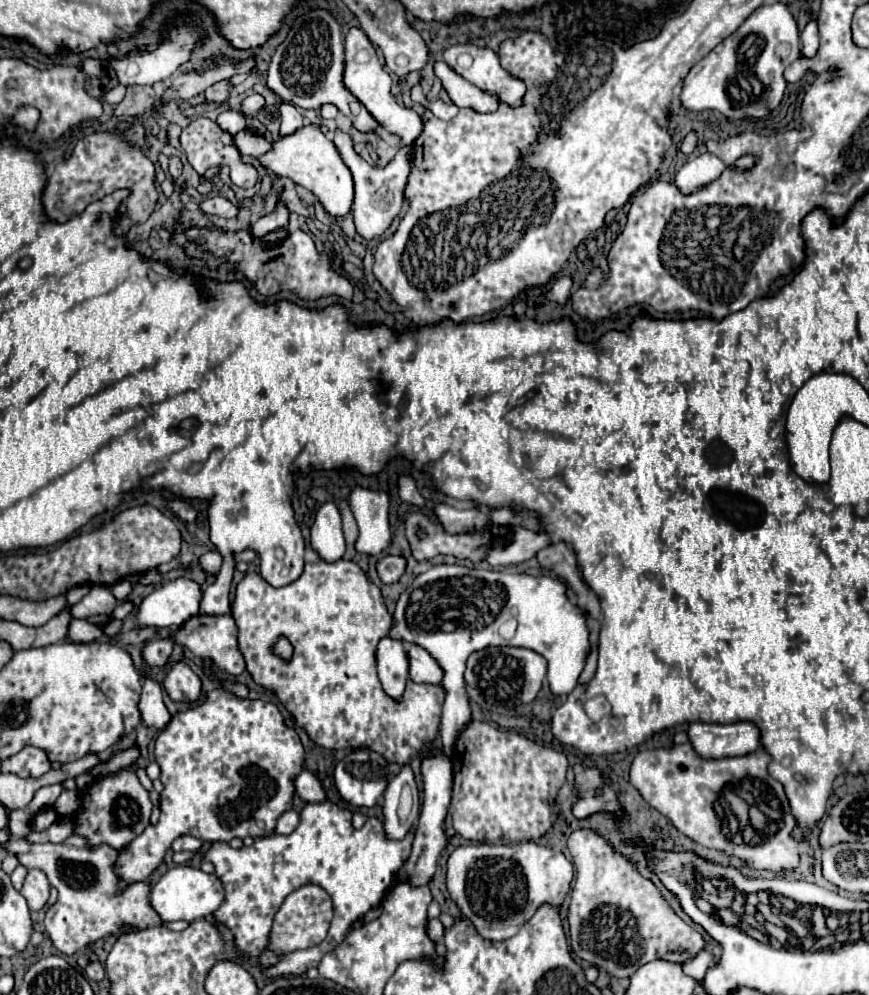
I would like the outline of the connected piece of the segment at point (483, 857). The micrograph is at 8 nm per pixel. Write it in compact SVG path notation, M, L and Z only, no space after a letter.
M472 841L470 844L457 847L447 861L447 889L453 903L459 907L465 919L473 923L477 933L485 939L499 941L513 937L527 919L543 905L551 903L551 907L561 907L565 895L569 893L573 879L573 865L567 861L563 853L555 853L549 847L537 845L533 841L519 845L487 845L487 843Z

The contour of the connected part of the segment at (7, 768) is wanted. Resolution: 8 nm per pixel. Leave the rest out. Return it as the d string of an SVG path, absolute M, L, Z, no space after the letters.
M25 747L19 753L7 757L1 765L3 773L15 773L19 777L41 777L51 769L51 761L41 749Z

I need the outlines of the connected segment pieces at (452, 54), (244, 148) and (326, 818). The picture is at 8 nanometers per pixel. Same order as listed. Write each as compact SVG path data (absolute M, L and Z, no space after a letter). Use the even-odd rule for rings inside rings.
M471 43L467 45L451 45L447 49L443 49L443 55L441 59L455 71L459 73L463 79L467 79L469 83L473 83L475 87L479 87L481 91L493 95L497 101L501 103L507 103L509 107L519 107L523 105L523 95L527 91L523 79L515 79L509 71L505 71L499 63L499 57L491 51L491 49L485 49L485 47L475 47Z
M247 129L237 133L233 139L235 139L235 145L237 145L237 149L241 151L243 157L245 155L265 155L267 151L271 151L271 143L273 143L273 141L263 139L257 133L247 131Z
M331 801L307 803L301 809L299 819L301 821L291 835L273 833L257 837L251 847L241 849L231 849L227 843L213 843L201 857L201 861L211 861L215 865L215 875L225 887L225 901L213 917L231 930L237 949L251 959L259 959L263 951L267 951L275 911L281 907L287 893L295 891L295 887L303 887L299 881L305 881L305 885L315 883L331 895L335 917L327 941L305 951L283 953L275 965L261 967L271 979L303 975L309 967L317 967L323 955L341 943L341 937L345 937L349 927L381 903L385 891L393 887L399 867L409 857L413 841L413 831L403 841L387 839L377 817L369 817L361 829L353 829L351 811L339 809ZM271 851L283 851L283 855L273 857L275 853Z

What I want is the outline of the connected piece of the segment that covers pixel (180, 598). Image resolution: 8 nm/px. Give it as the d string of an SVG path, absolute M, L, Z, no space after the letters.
M179 577L147 595L137 609L137 627L183 625L199 613L201 589L195 581Z

